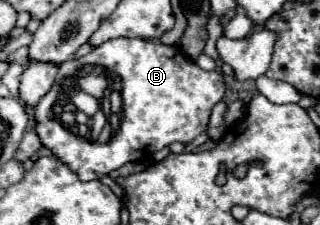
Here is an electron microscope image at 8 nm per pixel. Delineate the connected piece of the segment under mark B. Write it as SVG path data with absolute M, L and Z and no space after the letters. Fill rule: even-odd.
M110 39L94 47L88 55L60 65L60 75L52 89L36 105L36 133L42 145L64 161L82 181L92 181L108 175L112 169L130 161L140 161L168 147L174 141L190 143L208 127L212 107L224 97L226 83L220 71L204 71L192 59L180 53L178 47L154 43L150 39ZM84 65L100 65L114 71L122 79L122 121L108 143L88 141L74 135L58 117L52 117L52 105L58 99L62 83Z

